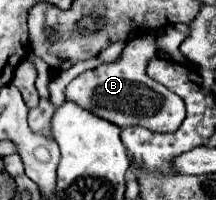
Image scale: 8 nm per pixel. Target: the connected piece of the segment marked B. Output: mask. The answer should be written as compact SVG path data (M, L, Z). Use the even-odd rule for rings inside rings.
M146 34L140 38L134 38L126 54L120 62L112 64L102 64L94 70L88 70L74 78L66 86L66 102L74 102L88 112L96 114L98 118L104 118L120 128L126 126L144 126L154 132L174 132L184 120L184 102L164 88L162 84L154 82L152 78L146 76L146 64L154 56L156 46L154 46L154 36Z

